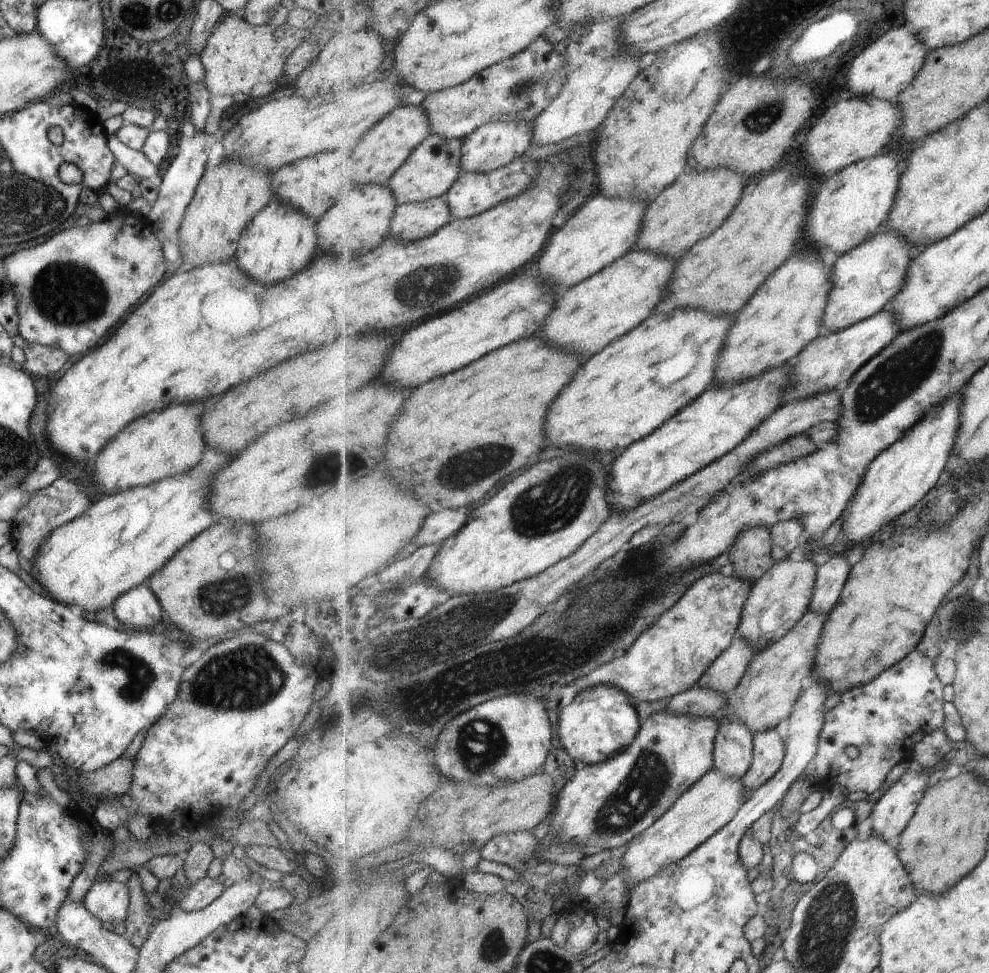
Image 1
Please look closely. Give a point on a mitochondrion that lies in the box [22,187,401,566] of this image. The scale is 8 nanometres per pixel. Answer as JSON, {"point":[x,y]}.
{"point":[63,293]}

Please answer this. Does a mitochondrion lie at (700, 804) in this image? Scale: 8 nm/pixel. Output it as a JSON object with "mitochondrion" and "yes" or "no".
{"mitochondrion":"no"}

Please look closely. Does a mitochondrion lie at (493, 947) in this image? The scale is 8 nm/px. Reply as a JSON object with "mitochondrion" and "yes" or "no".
{"mitochondrion":"yes"}

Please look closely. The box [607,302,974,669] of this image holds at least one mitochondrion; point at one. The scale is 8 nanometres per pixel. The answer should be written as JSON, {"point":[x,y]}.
{"point":[900,374]}

